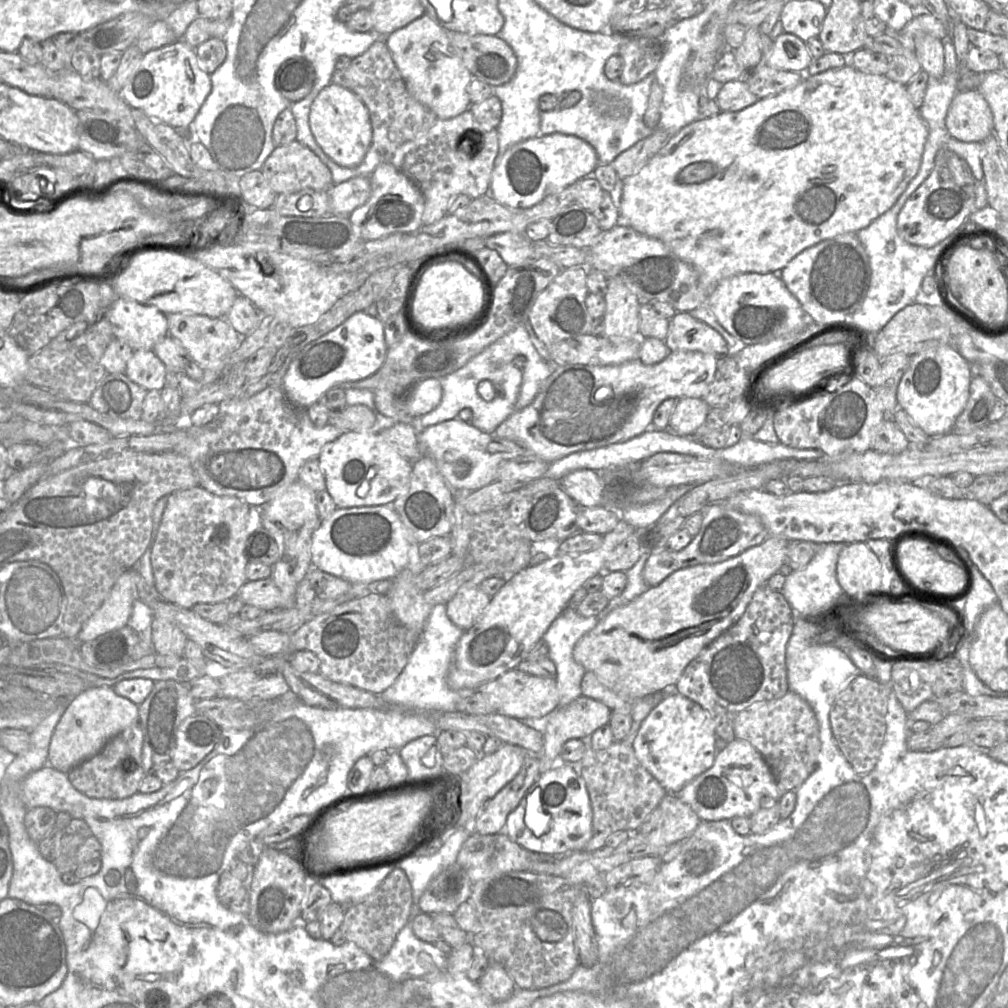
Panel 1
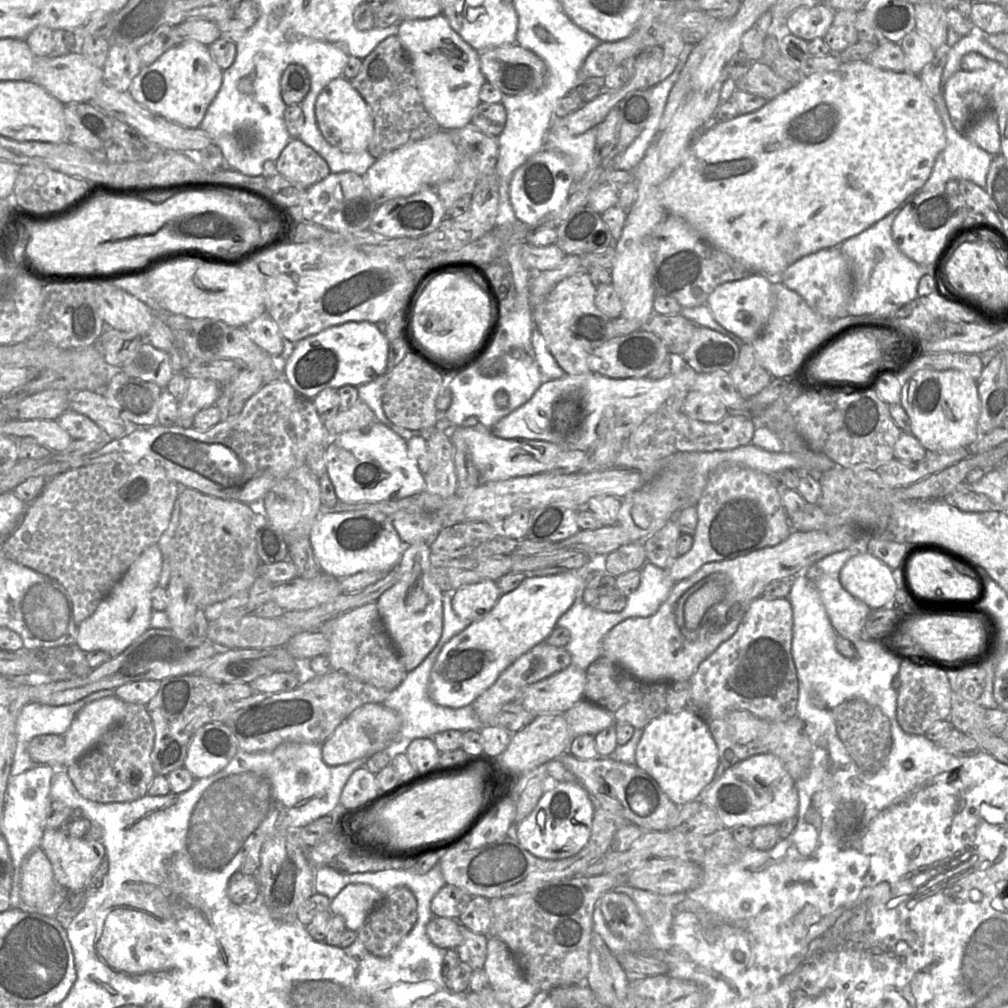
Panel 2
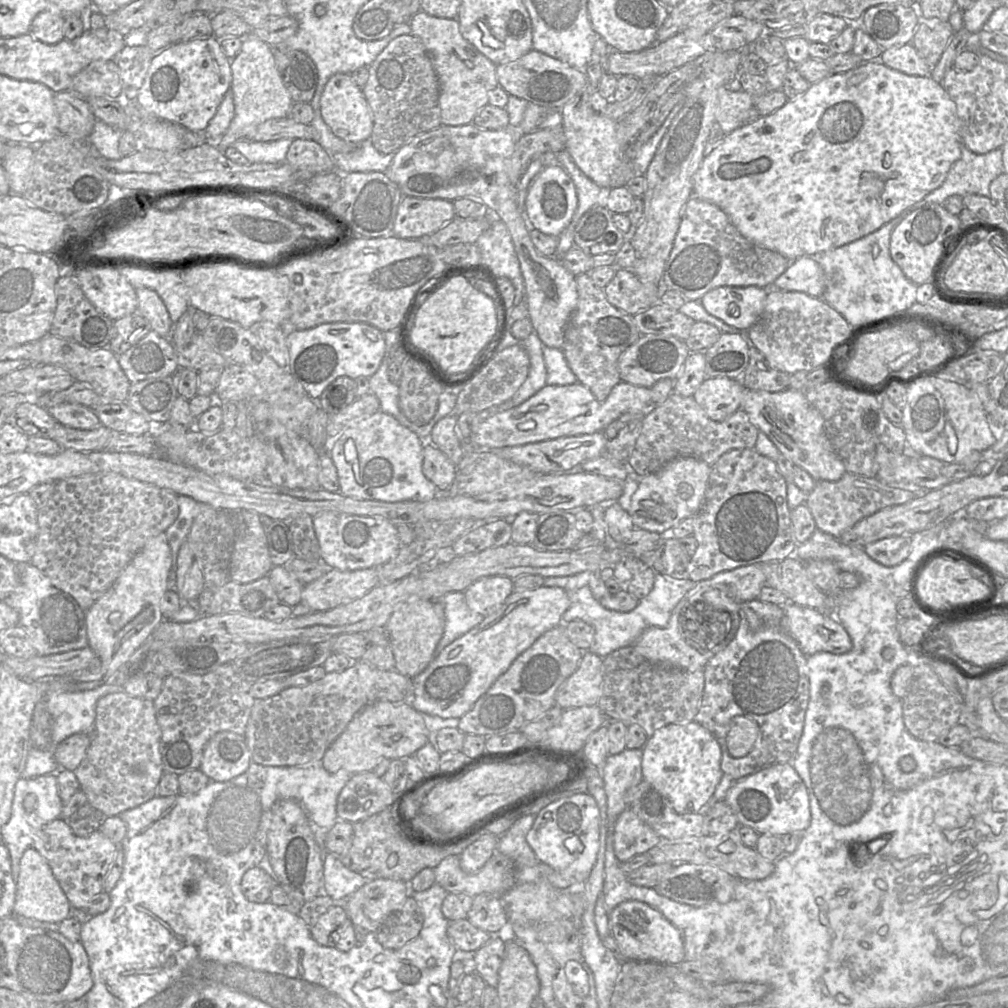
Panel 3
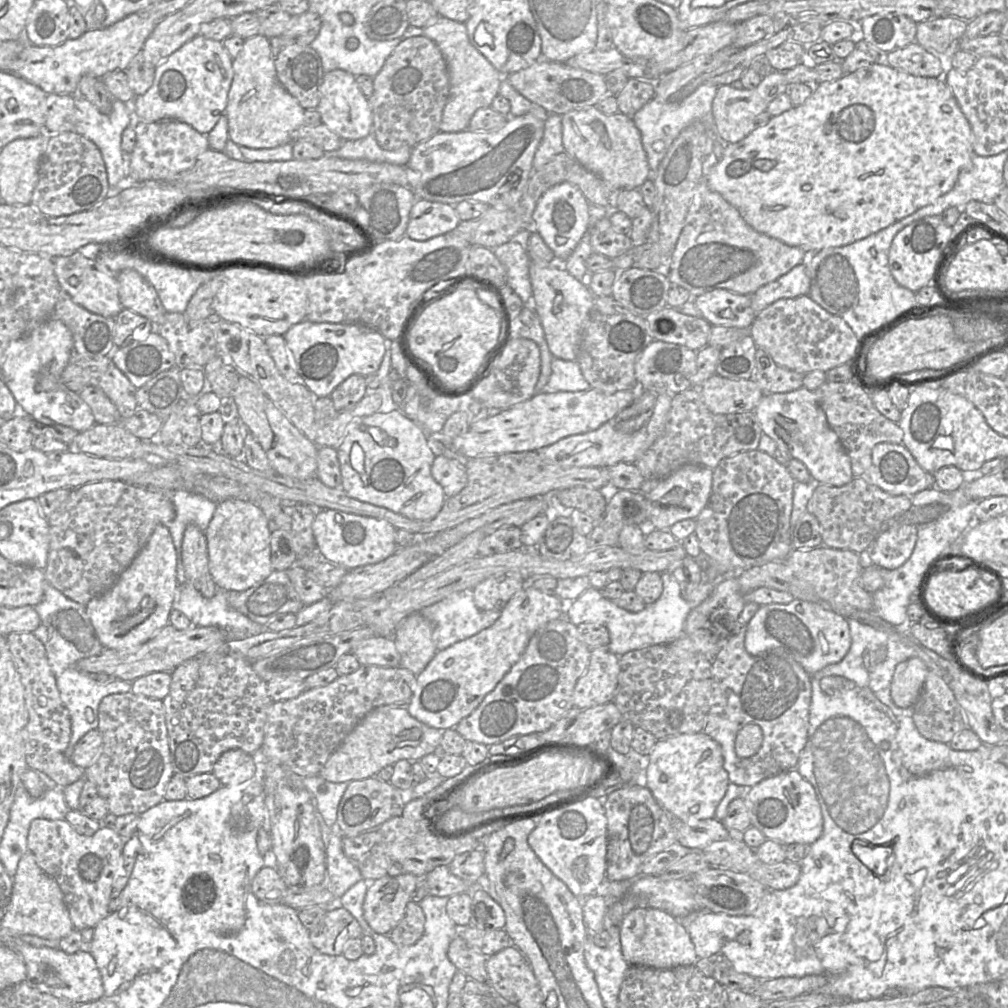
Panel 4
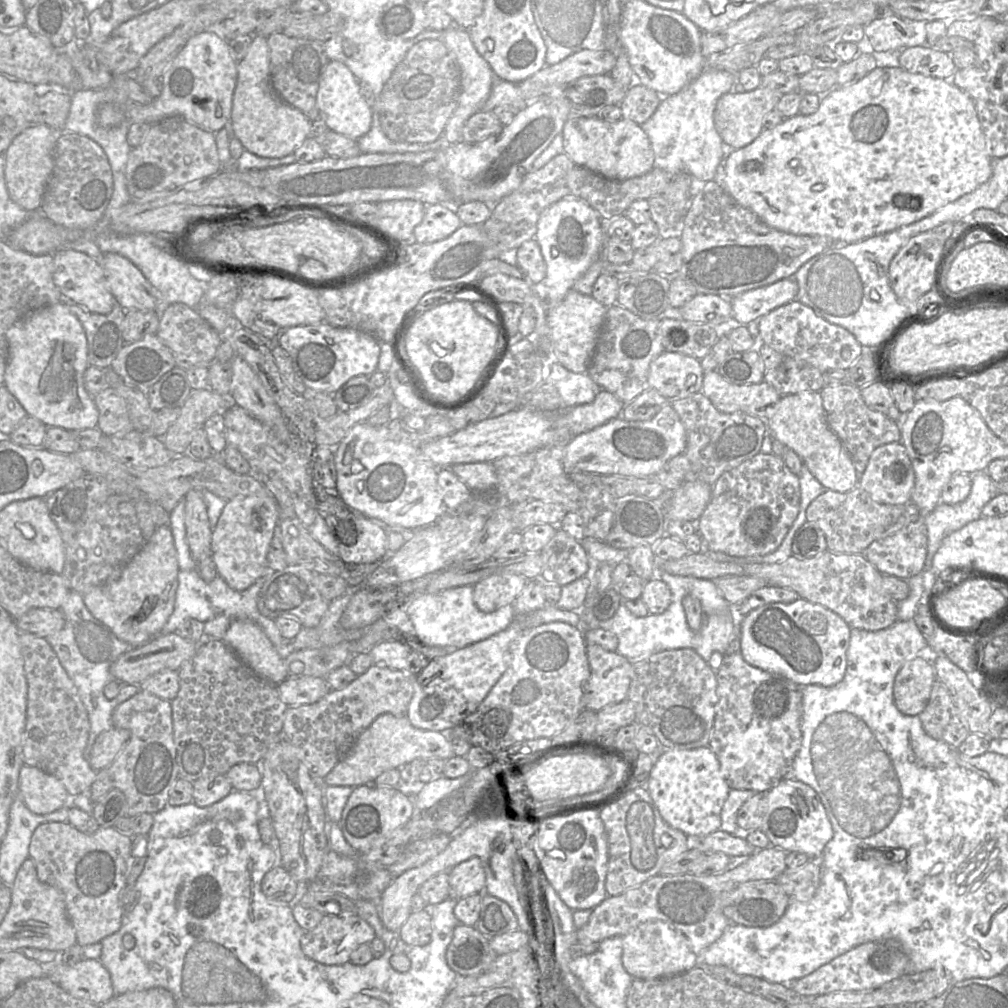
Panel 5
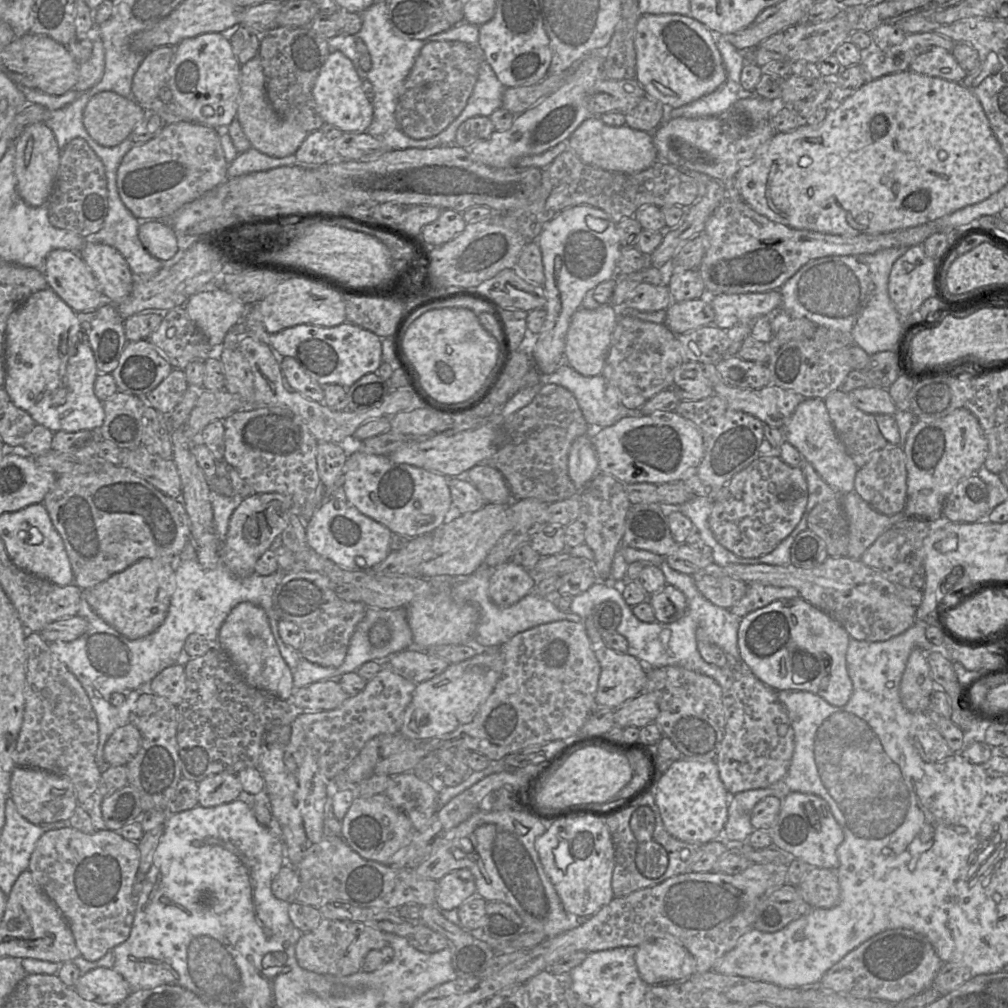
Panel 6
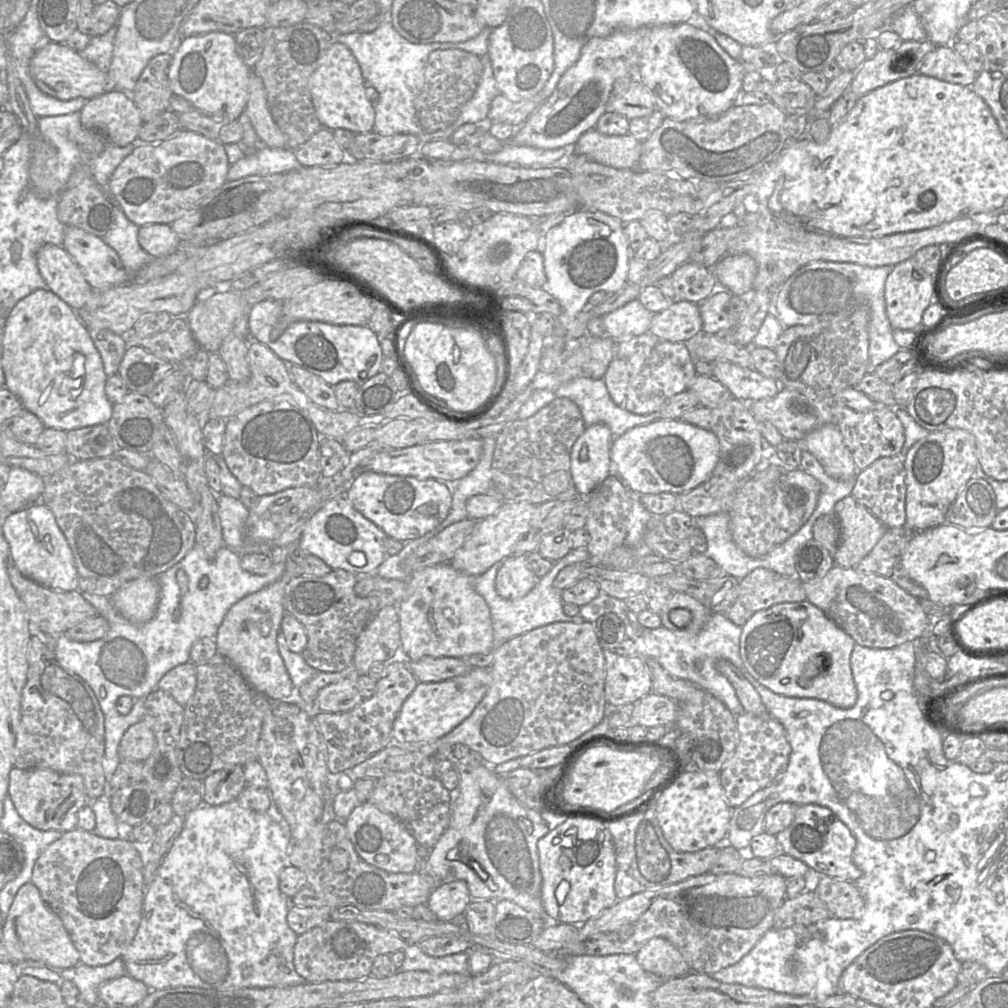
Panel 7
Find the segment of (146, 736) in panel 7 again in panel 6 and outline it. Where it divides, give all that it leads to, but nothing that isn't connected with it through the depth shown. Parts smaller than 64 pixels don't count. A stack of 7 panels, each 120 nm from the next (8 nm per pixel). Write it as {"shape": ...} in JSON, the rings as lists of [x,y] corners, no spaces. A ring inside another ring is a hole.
{"shape":[[[132,723],[117,728],[104,746],[103,757],[106,764],[126,765],[138,752],[140,743],[140,732]]]}

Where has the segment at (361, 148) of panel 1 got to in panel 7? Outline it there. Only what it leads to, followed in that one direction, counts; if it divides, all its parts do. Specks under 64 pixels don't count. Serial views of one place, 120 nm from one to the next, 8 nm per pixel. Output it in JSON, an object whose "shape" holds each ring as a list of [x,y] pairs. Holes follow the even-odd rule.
{"shape":[[[334,41],[322,62],[310,78],[310,92],[317,117],[331,131],[342,128],[355,134],[373,131],[374,105],[368,100],[359,63],[351,50],[343,43]]]}

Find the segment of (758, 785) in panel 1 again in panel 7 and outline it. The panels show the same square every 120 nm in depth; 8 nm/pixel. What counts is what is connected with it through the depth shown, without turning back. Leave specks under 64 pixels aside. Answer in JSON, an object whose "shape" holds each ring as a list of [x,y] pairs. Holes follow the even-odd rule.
{"shape":[[[815,804],[798,806],[793,823],[778,833],[776,838],[783,853],[802,861],[819,875],[852,882],[862,875],[852,859],[856,846],[855,837],[849,828],[826,807]]]}

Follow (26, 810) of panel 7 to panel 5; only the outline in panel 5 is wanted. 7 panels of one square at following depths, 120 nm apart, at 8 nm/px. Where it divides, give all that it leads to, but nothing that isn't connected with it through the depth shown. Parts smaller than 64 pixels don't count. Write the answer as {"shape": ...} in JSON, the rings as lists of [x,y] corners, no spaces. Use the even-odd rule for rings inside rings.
{"shape":[[[21,767],[18,790],[24,804],[34,814],[49,814],[70,804],[71,796],[63,783],[37,767]]]}

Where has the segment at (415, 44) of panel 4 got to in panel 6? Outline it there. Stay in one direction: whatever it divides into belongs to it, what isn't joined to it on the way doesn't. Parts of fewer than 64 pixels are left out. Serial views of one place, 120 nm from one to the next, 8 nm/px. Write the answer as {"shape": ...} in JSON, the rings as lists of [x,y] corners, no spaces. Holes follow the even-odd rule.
{"shape":[[[431,42],[421,50],[401,87],[396,106],[396,121],[407,136],[426,139],[445,130],[462,112],[478,79],[483,58],[479,47],[463,42]]]}

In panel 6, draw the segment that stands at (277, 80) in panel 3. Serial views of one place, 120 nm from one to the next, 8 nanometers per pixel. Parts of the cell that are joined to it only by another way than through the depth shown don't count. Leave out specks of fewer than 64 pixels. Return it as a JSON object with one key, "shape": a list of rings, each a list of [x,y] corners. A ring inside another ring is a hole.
{"shape":[[[259,55],[241,65],[239,105],[236,118],[252,147],[275,158],[295,154],[309,134],[297,124],[282,120],[274,112],[266,96],[265,75]]]}

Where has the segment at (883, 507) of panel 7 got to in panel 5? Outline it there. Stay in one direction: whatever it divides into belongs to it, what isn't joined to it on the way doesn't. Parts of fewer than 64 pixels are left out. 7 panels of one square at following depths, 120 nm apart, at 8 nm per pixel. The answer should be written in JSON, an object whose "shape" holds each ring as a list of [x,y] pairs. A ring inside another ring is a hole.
{"shape":[[[900,442],[877,447],[870,456],[868,465],[860,475],[858,485],[870,497],[883,504],[906,505],[910,502],[915,484],[915,474],[906,448]]]}

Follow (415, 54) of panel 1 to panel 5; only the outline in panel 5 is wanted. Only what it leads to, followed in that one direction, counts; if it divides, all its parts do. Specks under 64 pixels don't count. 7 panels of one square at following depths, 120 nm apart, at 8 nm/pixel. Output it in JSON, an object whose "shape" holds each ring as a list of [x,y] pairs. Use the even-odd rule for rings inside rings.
{"shape":[[[452,25],[441,34],[441,41],[454,54],[461,70],[461,91],[458,98],[458,105],[454,113],[448,120],[443,136],[449,144],[461,141],[462,129],[466,121],[477,111],[481,111],[482,106],[488,99],[494,73],[489,63],[478,53],[468,33],[468,29]]]}

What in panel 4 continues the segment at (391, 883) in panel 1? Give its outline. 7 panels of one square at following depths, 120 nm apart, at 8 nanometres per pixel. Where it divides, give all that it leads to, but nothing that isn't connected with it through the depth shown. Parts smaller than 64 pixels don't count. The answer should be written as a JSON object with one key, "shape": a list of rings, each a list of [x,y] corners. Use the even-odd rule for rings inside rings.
{"shape":[[[410,900],[406,906],[405,916],[388,936],[398,946],[411,946],[422,937],[425,919],[420,905]]]}

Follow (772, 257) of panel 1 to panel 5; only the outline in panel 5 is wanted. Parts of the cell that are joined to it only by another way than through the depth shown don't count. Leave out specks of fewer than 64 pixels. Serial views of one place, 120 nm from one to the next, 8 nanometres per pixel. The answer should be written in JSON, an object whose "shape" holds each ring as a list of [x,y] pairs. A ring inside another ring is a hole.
{"shape":[[[878,66],[858,82],[834,87],[822,95],[817,111],[811,115],[801,113],[785,118],[772,129],[763,129],[749,145],[730,150],[723,162],[720,182],[726,192],[740,205],[751,210],[766,225],[795,235],[827,237],[834,244],[850,244],[923,219],[968,194],[985,183],[992,174],[992,157],[987,149],[976,108],[971,97],[950,80],[913,73],[900,66]]]}

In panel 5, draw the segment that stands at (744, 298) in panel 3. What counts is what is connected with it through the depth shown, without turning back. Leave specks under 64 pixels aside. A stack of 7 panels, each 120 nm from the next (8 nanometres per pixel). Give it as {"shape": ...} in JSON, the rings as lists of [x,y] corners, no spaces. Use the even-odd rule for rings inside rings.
{"shape":[[[697,294],[680,309],[681,319],[713,326],[721,335],[742,325],[733,319],[730,299],[718,295]]]}

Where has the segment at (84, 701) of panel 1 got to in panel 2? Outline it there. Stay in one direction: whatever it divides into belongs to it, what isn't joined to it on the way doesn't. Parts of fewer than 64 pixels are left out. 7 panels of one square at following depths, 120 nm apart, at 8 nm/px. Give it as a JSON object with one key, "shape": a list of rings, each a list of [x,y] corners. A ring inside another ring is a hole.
{"shape":[[[116,695],[101,698],[84,706],[64,734],[64,767],[72,764],[93,747],[126,714],[126,703]]]}

